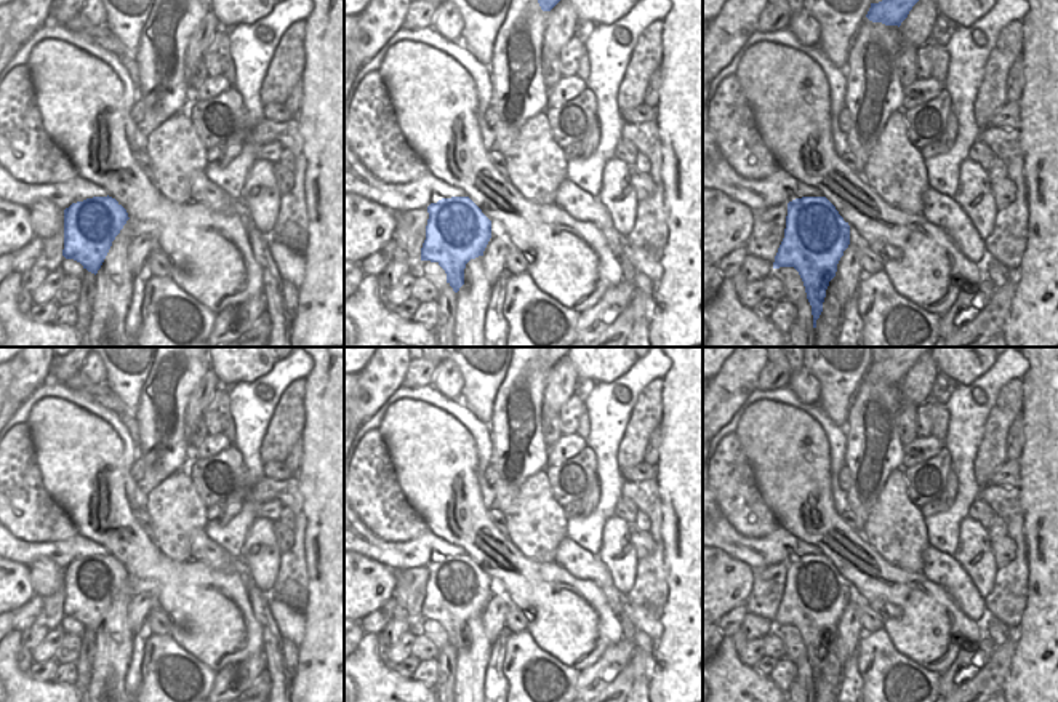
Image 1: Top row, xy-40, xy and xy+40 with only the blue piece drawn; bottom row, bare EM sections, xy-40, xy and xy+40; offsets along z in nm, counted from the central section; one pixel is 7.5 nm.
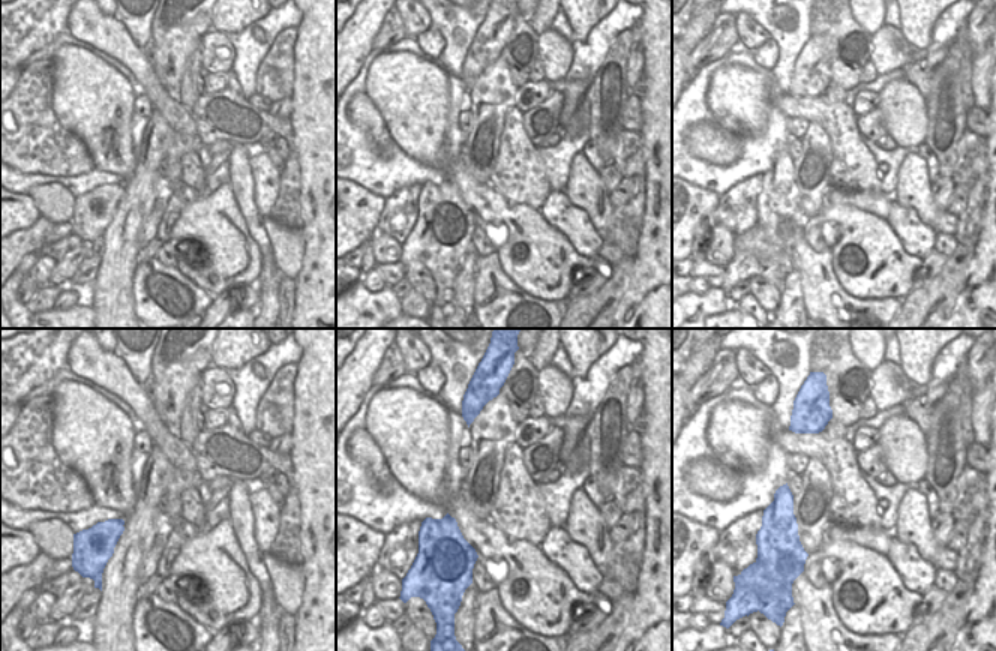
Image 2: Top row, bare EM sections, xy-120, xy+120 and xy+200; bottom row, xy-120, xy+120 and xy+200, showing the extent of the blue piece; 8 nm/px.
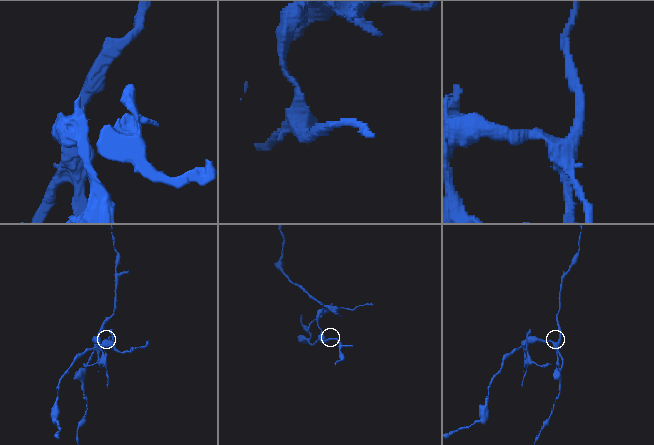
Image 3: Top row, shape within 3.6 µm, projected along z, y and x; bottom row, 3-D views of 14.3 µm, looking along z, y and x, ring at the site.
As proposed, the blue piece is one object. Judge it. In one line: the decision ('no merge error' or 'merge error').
merge error

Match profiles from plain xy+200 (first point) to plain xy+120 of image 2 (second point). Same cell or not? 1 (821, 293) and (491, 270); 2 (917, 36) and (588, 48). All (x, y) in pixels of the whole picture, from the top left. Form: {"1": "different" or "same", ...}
{"1": "same", "2": "different"}

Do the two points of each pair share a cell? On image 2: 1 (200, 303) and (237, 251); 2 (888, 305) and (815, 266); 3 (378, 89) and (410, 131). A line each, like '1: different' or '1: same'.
1: different
2: same
3: same

